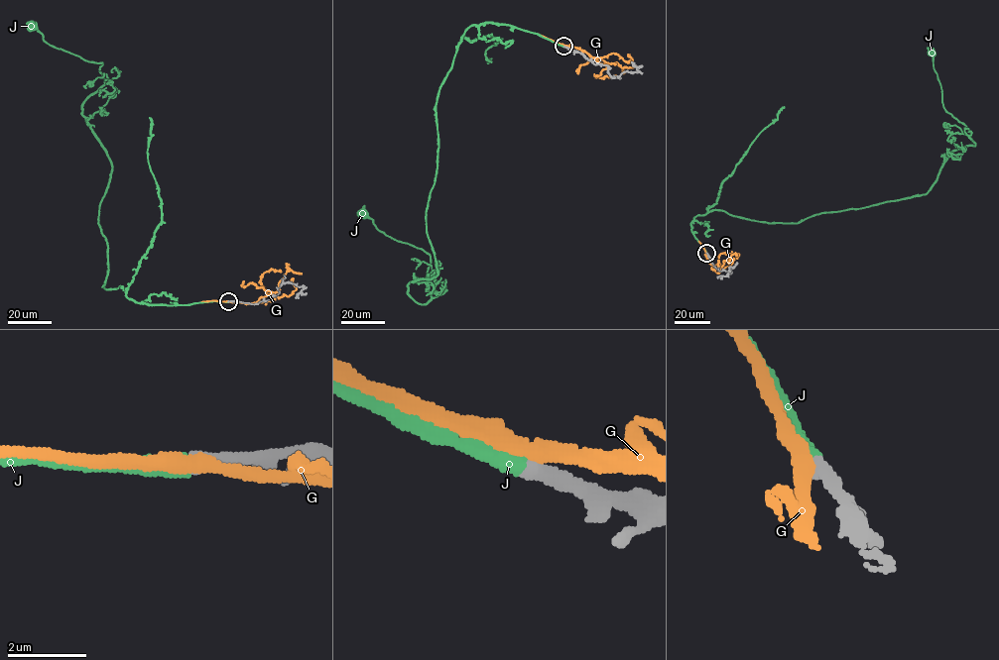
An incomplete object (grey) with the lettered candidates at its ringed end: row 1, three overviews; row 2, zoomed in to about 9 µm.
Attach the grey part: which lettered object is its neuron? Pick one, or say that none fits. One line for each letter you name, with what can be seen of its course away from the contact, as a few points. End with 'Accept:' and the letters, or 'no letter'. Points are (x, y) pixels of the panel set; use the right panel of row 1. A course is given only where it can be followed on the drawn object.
J: course (706, 253), (691, 222), (713, 210), (799, 223), (925, 194), (950, 153), (975, 143), (943, 107), (931, 52)
Accept: J

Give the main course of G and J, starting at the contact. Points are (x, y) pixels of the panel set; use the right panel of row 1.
G: (706, 253), (708, 263), (722, 268), (730, 266), (738, 254), (736, 259)
J: (706, 253), (691, 222), (713, 210), (799, 223), (925, 194), (950, 153), (975, 143), (943, 107), (931, 52)

